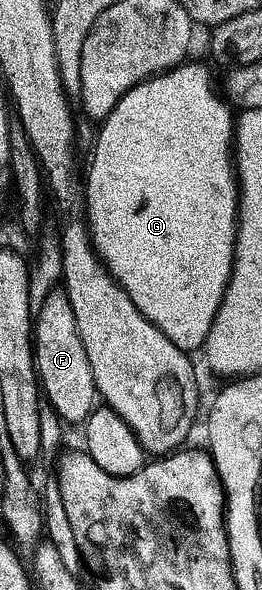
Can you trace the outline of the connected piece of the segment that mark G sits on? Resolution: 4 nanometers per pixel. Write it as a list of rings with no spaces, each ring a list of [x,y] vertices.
[[[186,63],[182,66],[178,66],[174,70],[169,70],[169,72],[165,74],[161,74],[150,81],[145,81],[143,84],[137,85],[136,88],[131,90],[131,92],[117,104],[113,114],[111,114],[100,126],[101,134],[97,137],[97,150],[93,153],[93,170],[90,171],[87,179],[85,178],[85,215],[89,227],[90,240],[94,245],[98,257],[100,257],[101,261],[107,265],[109,273],[112,274],[113,277],[116,277],[117,282],[127,291],[127,295],[131,295],[135,307],[139,307],[139,311],[143,311],[145,318],[155,327],[159,327],[159,331],[163,331],[163,335],[167,335],[167,339],[171,339],[171,343],[182,346],[185,352],[190,355],[196,354],[196,349],[198,352],[205,348],[205,341],[209,338],[211,327],[219,315],[219,307],[225,301],[225,292],[229,290],[229,280],[233,277],[233,263],[236,255],[237,227],[239,224],[239,182],[233,160],[235,153],[235,113],[232,113],[234,110],[231,108],[230,102],[226,100],[224,96],[221,97],[217,97],[217,91],[210,71],[205,66],[197,63],[193,65],[192,63]]]

